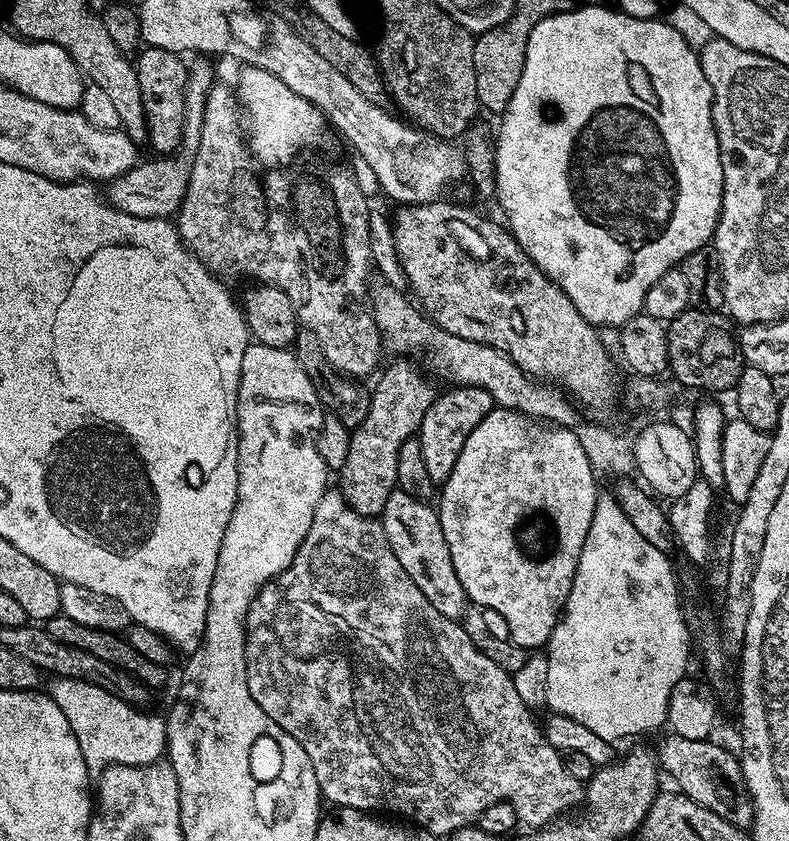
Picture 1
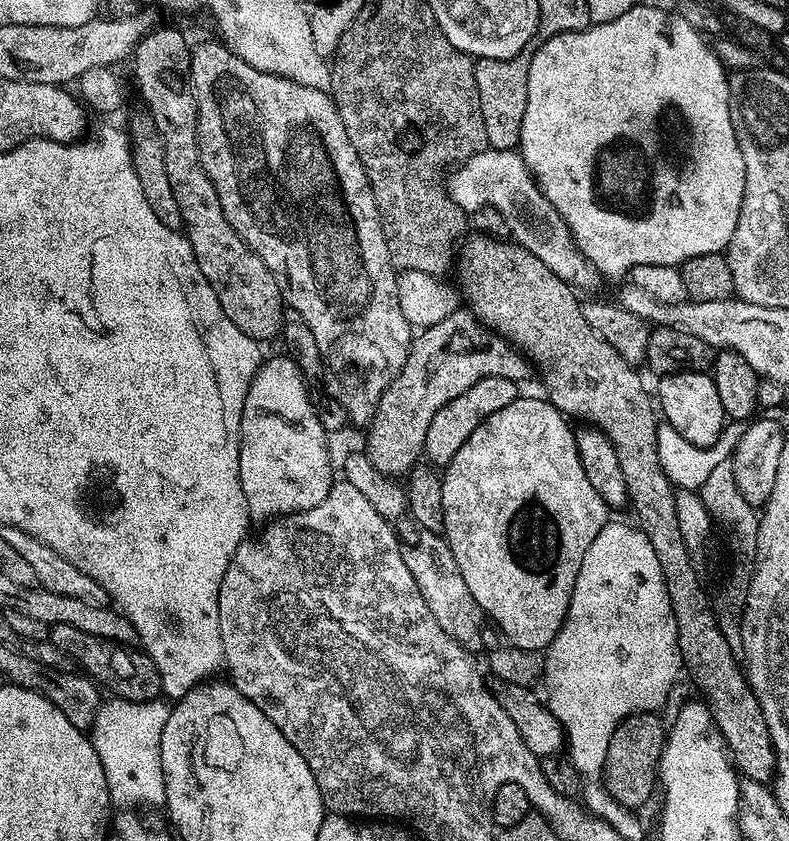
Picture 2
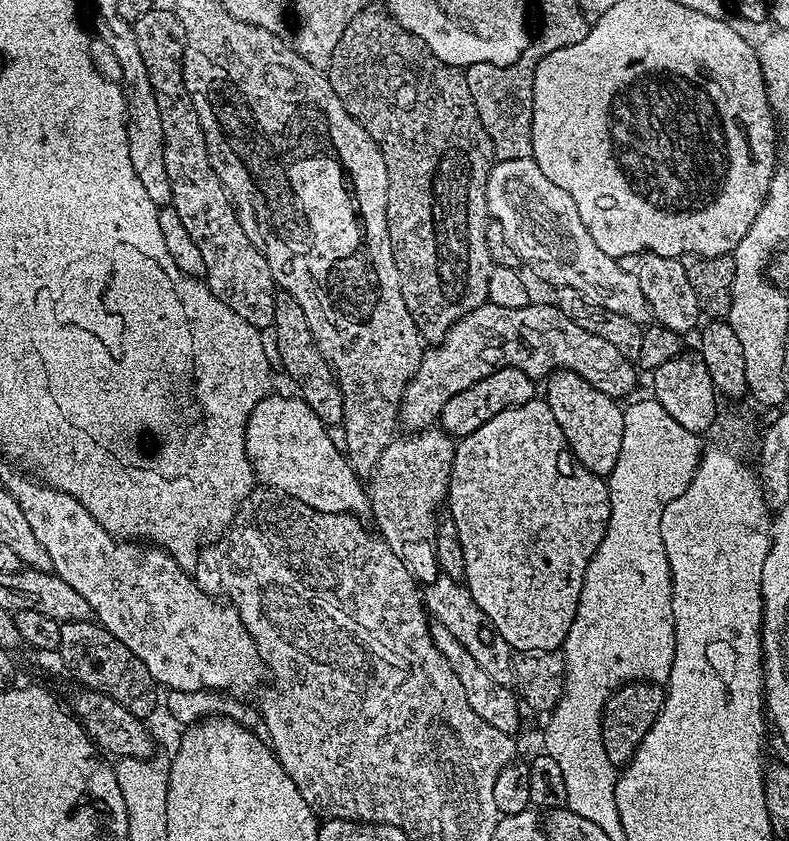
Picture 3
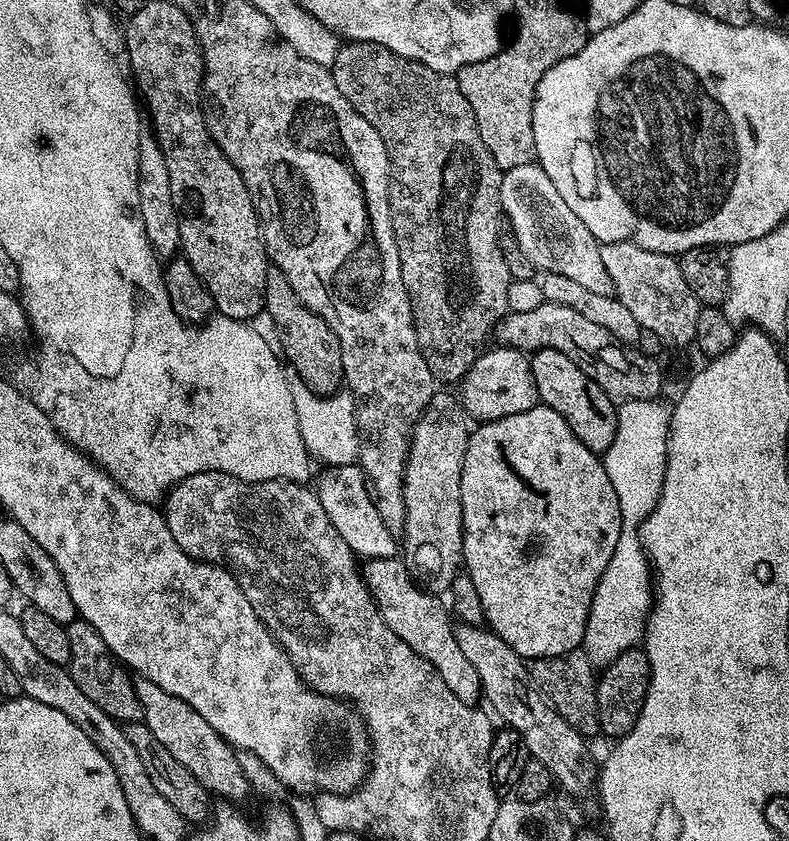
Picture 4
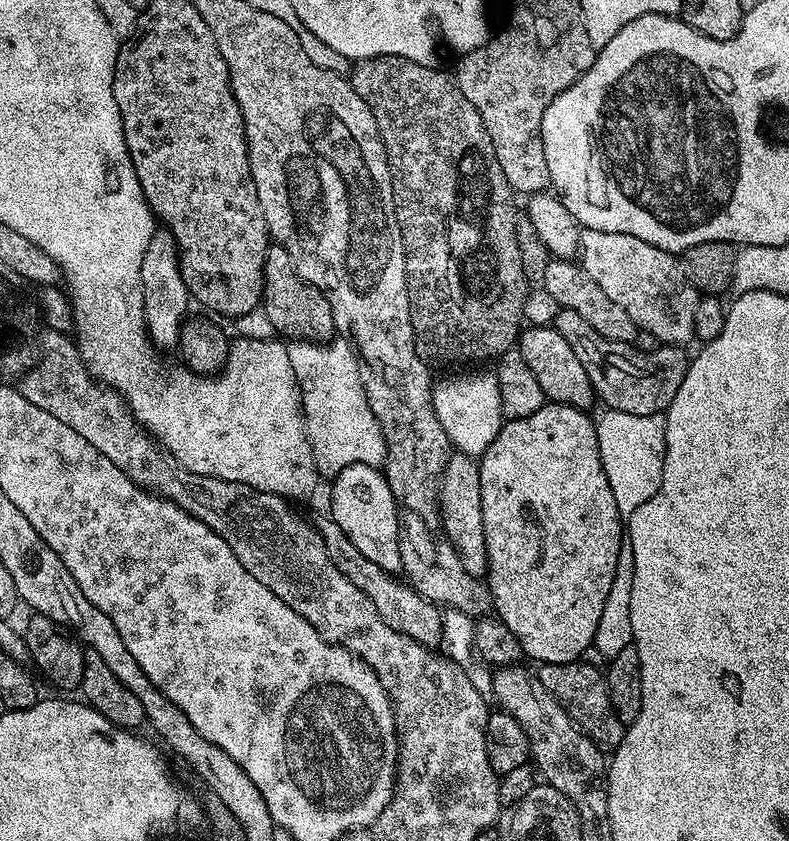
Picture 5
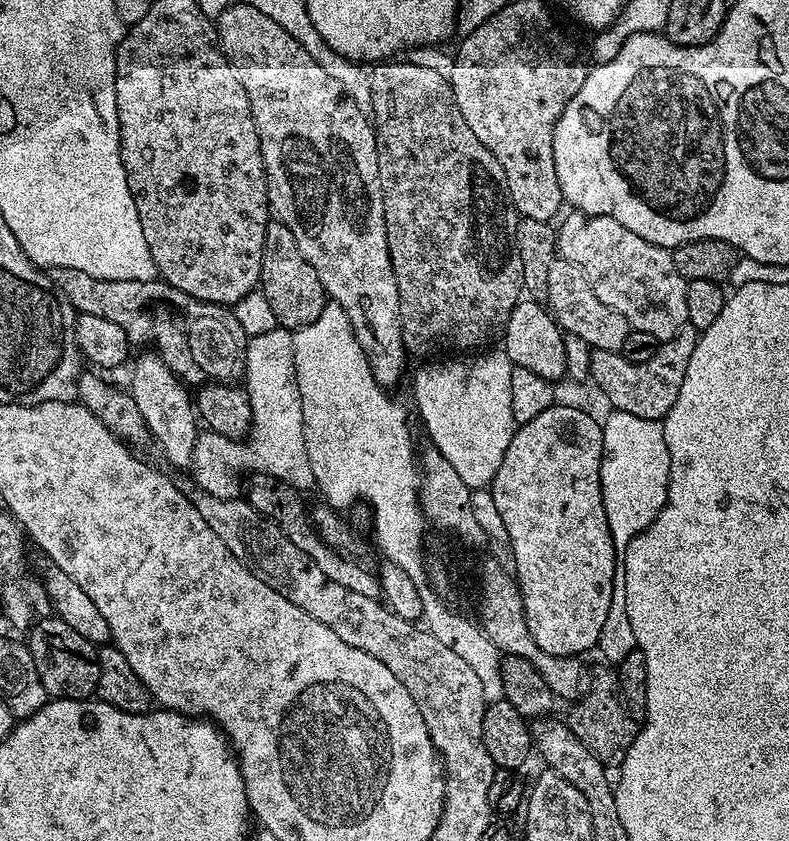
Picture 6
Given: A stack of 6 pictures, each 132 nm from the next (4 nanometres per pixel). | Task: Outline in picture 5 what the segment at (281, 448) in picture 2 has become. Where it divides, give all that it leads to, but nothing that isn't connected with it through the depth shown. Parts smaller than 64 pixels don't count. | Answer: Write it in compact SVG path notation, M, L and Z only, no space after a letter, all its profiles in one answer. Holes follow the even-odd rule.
M365 464L346 466L331 481L332 512L330 519L338 522L342 534L370 562L378 562L382 570L393 574L403 573L402 550L400 549L400 508L388 485L388 477L380 468L371 468Z

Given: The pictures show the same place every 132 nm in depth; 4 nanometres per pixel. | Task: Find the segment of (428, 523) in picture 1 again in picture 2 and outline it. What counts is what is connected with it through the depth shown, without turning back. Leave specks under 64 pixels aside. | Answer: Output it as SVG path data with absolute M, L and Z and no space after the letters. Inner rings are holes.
M421 531L420 537L412 545L403 549L404 561L409 568L422 598L426 598L426 606L430 606L430 614L438 621L438 626L450 634L469 652L479 653L484 644L484 624L486 617L478 602L474 602L474 594L470 594L470 586L466 586L466 578L462 578L462 570L458 570L458 562L454 562L454 554L450 550L443 535Z

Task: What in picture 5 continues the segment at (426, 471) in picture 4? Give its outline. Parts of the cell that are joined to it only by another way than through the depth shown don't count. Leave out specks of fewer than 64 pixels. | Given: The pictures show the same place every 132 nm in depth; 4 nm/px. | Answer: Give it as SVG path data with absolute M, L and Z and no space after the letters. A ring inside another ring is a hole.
M449 455L444 474L440 477L440 518L442 530L455 546L466 571L480 578L488 571L488 555L482 530L482 490L480 489L480 466L473 457Z

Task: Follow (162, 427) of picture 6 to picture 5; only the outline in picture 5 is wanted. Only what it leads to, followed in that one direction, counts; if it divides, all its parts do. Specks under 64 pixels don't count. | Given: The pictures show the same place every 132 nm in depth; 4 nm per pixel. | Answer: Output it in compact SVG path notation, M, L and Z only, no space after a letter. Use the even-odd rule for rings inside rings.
M167 230L156 231L146 246L146 254L142 258L142 298L144 326L148 329L149 340L157 349L175 349L180 342L180 325L189 315L190 297L186 282L182 278L176 240Z

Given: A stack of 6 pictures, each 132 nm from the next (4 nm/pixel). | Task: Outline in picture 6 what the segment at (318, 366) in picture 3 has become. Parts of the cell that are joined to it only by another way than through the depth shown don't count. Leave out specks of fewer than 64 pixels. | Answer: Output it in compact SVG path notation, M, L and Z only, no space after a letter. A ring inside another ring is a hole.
M275 218L269 219L266 226L259 287L274 310L277 325L289 330L310 326L310 322L322 314L326 303L326 293L322 278L318 278L318 270L314 270L314 266L302 258L302 250L298 250L298 242L294 234L290 234L290 226Z

